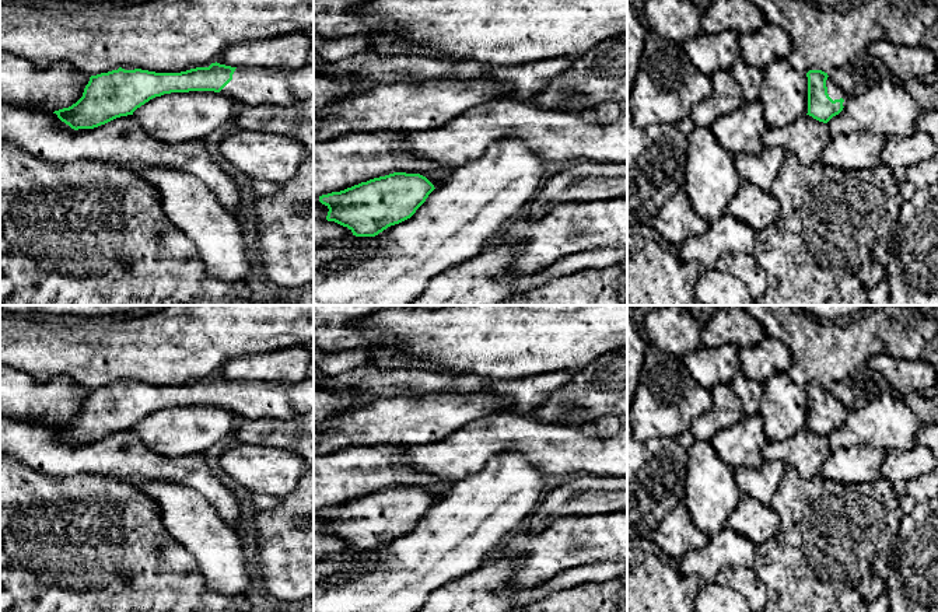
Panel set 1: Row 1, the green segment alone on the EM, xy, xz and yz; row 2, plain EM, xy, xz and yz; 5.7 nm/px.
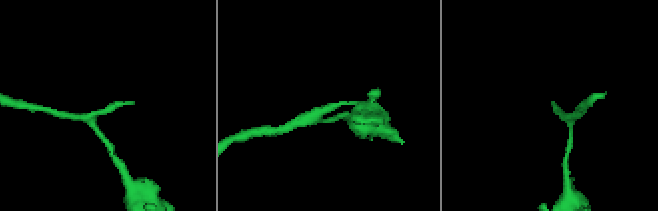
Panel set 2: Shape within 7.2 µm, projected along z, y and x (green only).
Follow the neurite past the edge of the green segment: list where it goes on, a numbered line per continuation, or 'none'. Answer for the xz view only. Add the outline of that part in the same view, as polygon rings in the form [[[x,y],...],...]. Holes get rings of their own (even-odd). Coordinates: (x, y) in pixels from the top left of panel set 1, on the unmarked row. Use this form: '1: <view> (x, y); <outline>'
none

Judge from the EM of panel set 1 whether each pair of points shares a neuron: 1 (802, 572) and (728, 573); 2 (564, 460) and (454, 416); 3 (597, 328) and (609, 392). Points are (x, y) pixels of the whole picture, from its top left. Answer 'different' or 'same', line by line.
1: different
2: different
3: different

